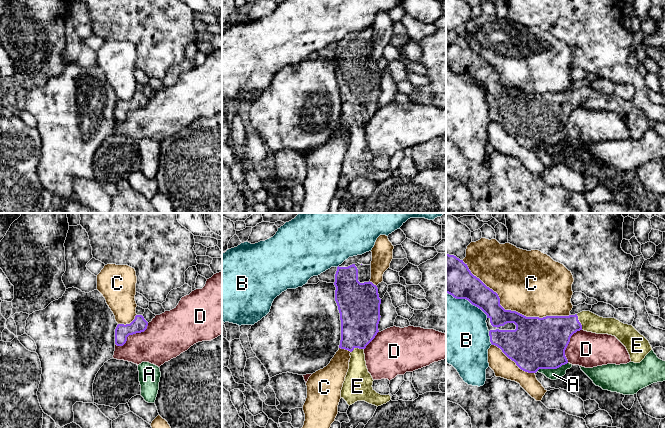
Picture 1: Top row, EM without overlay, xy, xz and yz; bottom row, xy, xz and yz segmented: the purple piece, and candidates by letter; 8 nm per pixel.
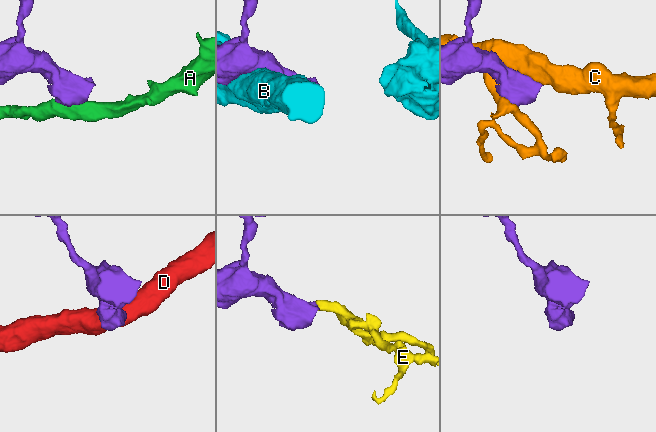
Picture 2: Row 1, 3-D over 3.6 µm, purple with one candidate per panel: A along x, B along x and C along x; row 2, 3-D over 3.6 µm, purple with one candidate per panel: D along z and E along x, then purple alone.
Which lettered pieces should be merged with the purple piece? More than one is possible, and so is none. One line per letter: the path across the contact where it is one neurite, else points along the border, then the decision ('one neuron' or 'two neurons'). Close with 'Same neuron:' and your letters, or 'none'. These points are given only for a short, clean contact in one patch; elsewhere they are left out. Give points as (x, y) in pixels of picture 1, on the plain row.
A: two neurons
B: two neurons
C: two neurons
D: two neurons
E: way yz (551, 111), (560, 104), (579, 98), (590, 98); one neuron
Same neuron: E

